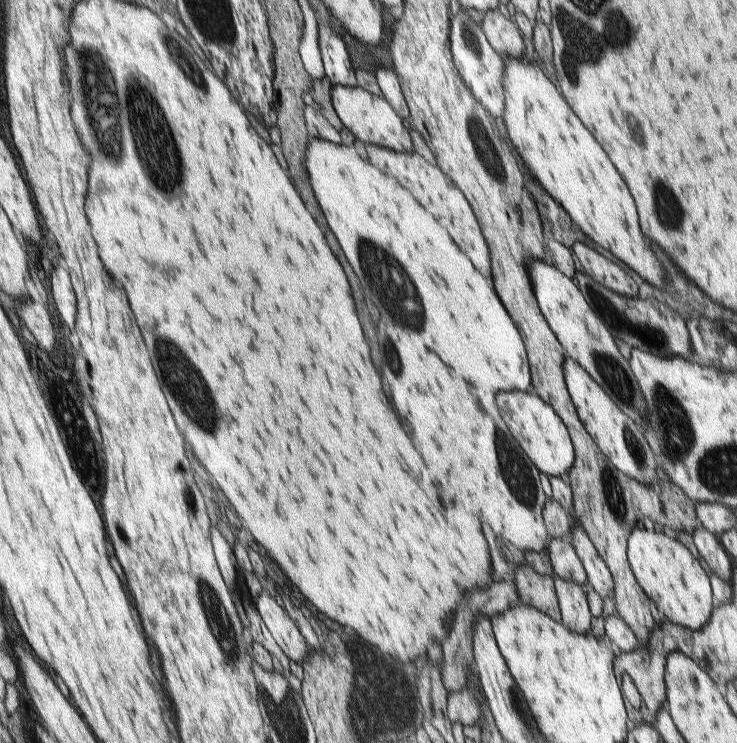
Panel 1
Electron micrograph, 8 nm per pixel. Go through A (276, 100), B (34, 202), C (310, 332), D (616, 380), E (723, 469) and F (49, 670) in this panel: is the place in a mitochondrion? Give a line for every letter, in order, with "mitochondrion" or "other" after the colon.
A: other
B: other
C: other
D: mitochondrion
E: mitochondrion
F: other

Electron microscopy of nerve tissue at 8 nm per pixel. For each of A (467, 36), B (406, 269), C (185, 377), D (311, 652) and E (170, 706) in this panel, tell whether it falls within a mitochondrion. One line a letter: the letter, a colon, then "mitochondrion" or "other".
A: mitochondrion
B: mitochondrion
C: mitochondrion
D: other
E: other

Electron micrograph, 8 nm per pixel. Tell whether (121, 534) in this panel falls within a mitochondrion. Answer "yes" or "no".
no

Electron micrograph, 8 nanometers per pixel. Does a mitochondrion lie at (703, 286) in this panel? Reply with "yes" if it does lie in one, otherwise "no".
no

